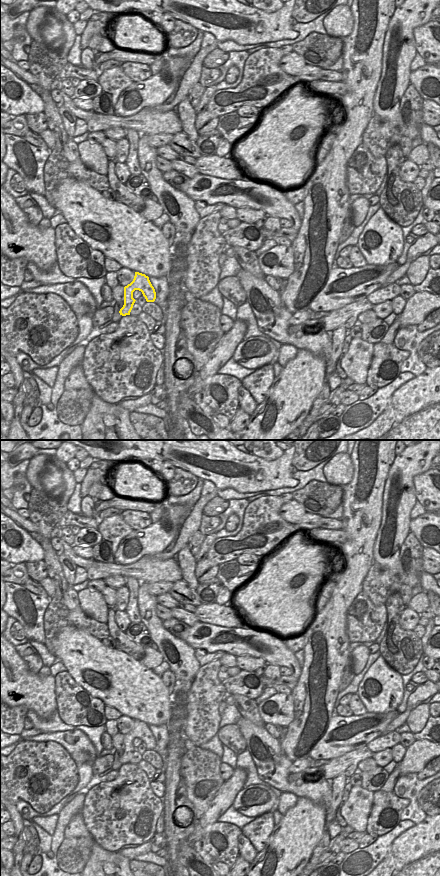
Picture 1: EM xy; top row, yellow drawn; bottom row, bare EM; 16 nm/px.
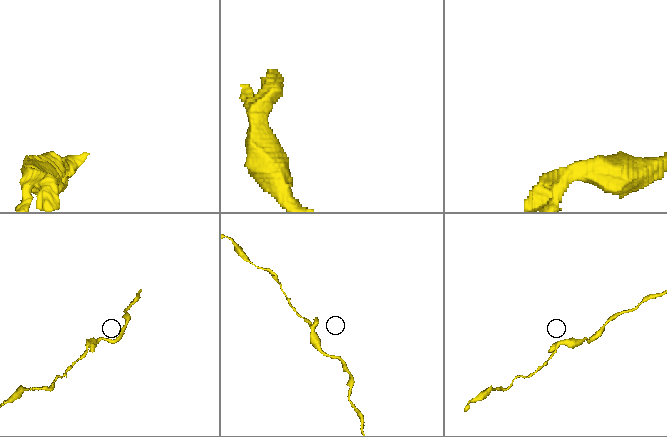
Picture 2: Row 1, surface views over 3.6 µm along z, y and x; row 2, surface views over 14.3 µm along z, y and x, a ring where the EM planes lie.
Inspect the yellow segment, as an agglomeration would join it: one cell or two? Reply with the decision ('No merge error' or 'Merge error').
No merge error.

